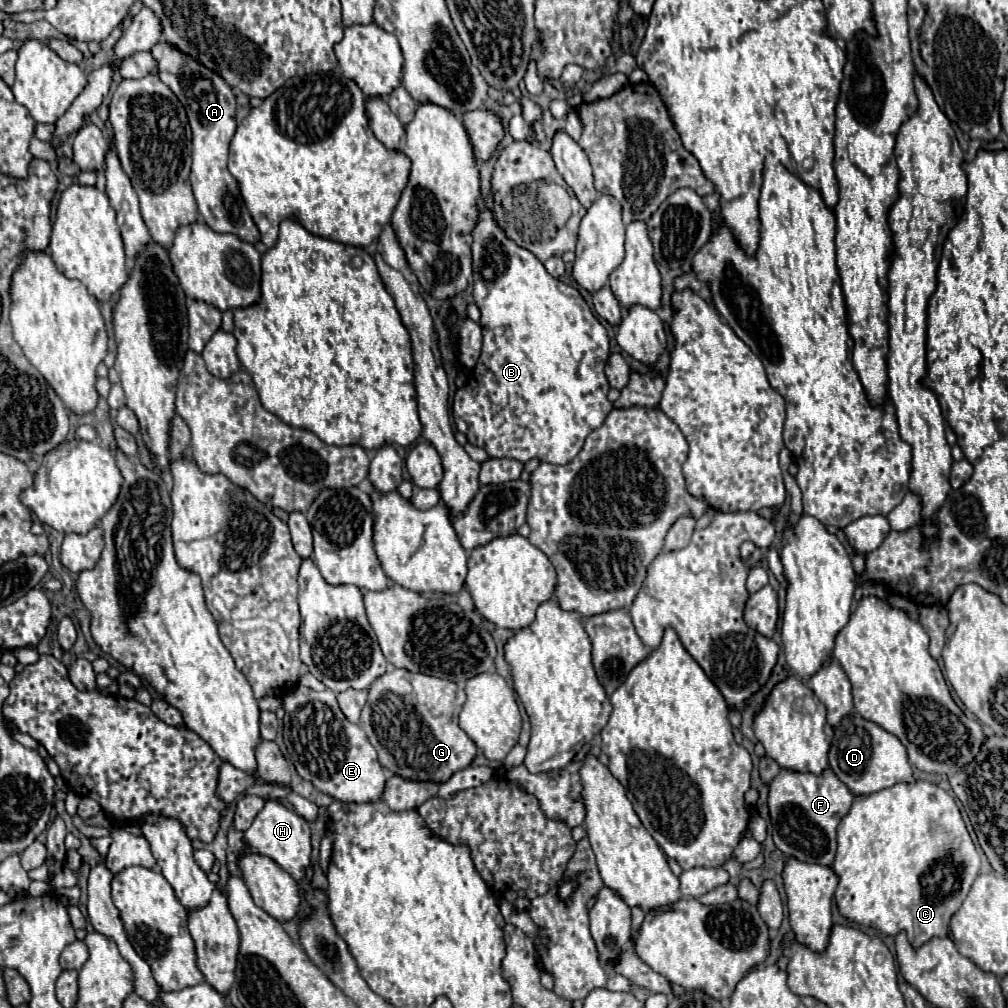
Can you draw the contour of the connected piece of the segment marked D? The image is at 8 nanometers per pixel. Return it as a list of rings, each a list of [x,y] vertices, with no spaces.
[[[852,711],[846,715],[836,727],[834,737],[828,751],[828,763],[838,775],[838,779],[854,793],[854,795],[870,795],[884,787],[892,787],[896,783],[912,781],[912,765],[906,755],[906,747],[882,729],[880,725],[866,721],[860,713]]]

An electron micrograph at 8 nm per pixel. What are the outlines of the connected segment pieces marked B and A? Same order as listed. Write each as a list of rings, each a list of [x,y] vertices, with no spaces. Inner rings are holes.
[[[480,197],[476,201],[476,207],[478,207],[478,221],[476,221],[476,227],[472,229],[472,285],[474,285],[474,301],[480,309],[480,327],[482,327],[482,337],[484,337],[484,343],[482,343],[482,353],[478,357],[478,363],[474,365],[472,369],[472,381],[468,381],[464,387],[460,387],[454,395],[454,403],[452,403],[452,417],[454,417],[454,423],[456,423],[456,429],[460,433],[466,435],[468,443],[484,449],[490,457],[508,457],[508,459],[518,459],[522,463],[530,461],[530,459],[540,459],[540,461],[548,461],[548,463],[570,463],[578,453],[580,453],[580,447],[584,445],[584,439],[594,431],[598,429],[606,415],[612,411],[612,403],[608,401],[608,379],[604,375],[604,367],[606,367],[606,359],[610,355],[610,349],[608,349],[608,333],[604,329],[604,325],[592,315],[590,307],[586,305],[584,297],[580,295],[578,289],[554,279],[542,265],[542,261],[536,259],[536,255],[520,245],[516,245],[510,237],[506,237],[504,229],[496,223],[494,219],[494,213],[492,209],[488,209],[484,205],[484,199]]]
[[[158,41],[152,47],[152,57],[158,63],[158,77],[172,89],[186,109],[190,127],[192,127],[192,173],[190,183],[194,197],[198,201],[198,211],[202,219],[220,233],[234,233],[248,243],[260,239],[258,227],[254,225],[244,199],[238,189],[238,181],[230,175],[228,163],[228,145],[236,131],[236,97],[232,87],[214,71],[204,67],[194,57],[182,53],[178,47]]]

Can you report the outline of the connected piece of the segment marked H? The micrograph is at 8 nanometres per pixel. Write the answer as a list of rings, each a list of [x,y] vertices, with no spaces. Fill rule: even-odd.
[[[268,799],[262,811],[256,815],[254,823],[246,829],[244,837],[248,839],[248,849],[252,853],[262,853],[280,863],[296,881],[300,881],[310,869],[310,827],[304,817],[294,813],[278,799]]]

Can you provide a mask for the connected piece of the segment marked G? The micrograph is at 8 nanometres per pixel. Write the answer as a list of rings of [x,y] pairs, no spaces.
[[[390,669],[370,685],[368,701],[360,717],[360,727],[366,731],[370,743],[378,751],[380,765],[390,773],[396,771],[396,775],[408,775],[410,779],[446,781],[454,771],[468,767],[478,751],[474,741],[458,727],[458,713],[464,701],[466,693],[454,681],[430,677],[424,673],[412,673],[408,669]]]

